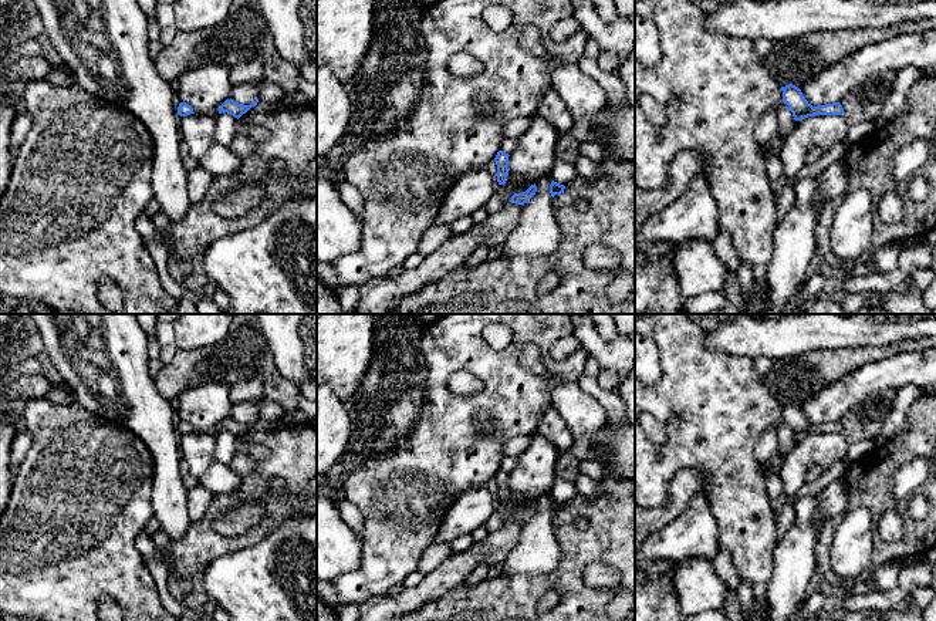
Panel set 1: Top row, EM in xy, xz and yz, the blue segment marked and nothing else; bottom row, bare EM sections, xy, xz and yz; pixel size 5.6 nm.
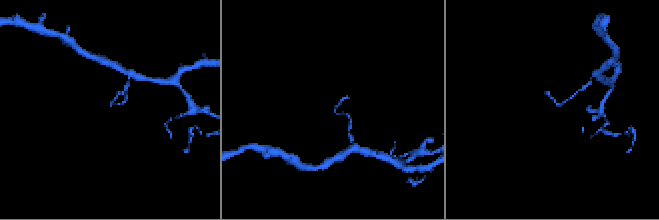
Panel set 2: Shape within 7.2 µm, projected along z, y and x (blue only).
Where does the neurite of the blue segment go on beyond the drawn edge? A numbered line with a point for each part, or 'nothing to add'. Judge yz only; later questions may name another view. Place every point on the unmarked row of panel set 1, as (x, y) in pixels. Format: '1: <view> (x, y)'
nothing to add

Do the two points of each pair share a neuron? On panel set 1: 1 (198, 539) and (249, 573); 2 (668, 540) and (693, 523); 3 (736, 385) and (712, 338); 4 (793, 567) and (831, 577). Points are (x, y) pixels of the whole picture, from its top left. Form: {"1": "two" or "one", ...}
{"1": "two", "2": "one", "3": "two", "4": "two"}

